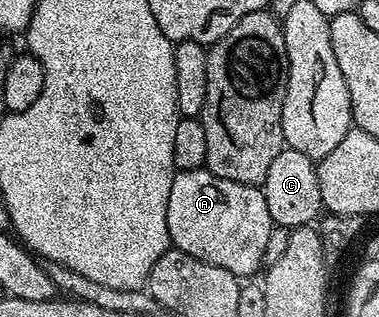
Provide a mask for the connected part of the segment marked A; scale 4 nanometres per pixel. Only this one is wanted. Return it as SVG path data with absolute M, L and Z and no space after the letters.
M205 167L177 172L174 183L170 183L170 200L166 202L166 227L171 248L186 251L186 255L194 255L194 259L214 263L214 267L226 267L226 271L238 278L252 279L264 265L266 242L270 239L273 224L263 188L222 179Z

